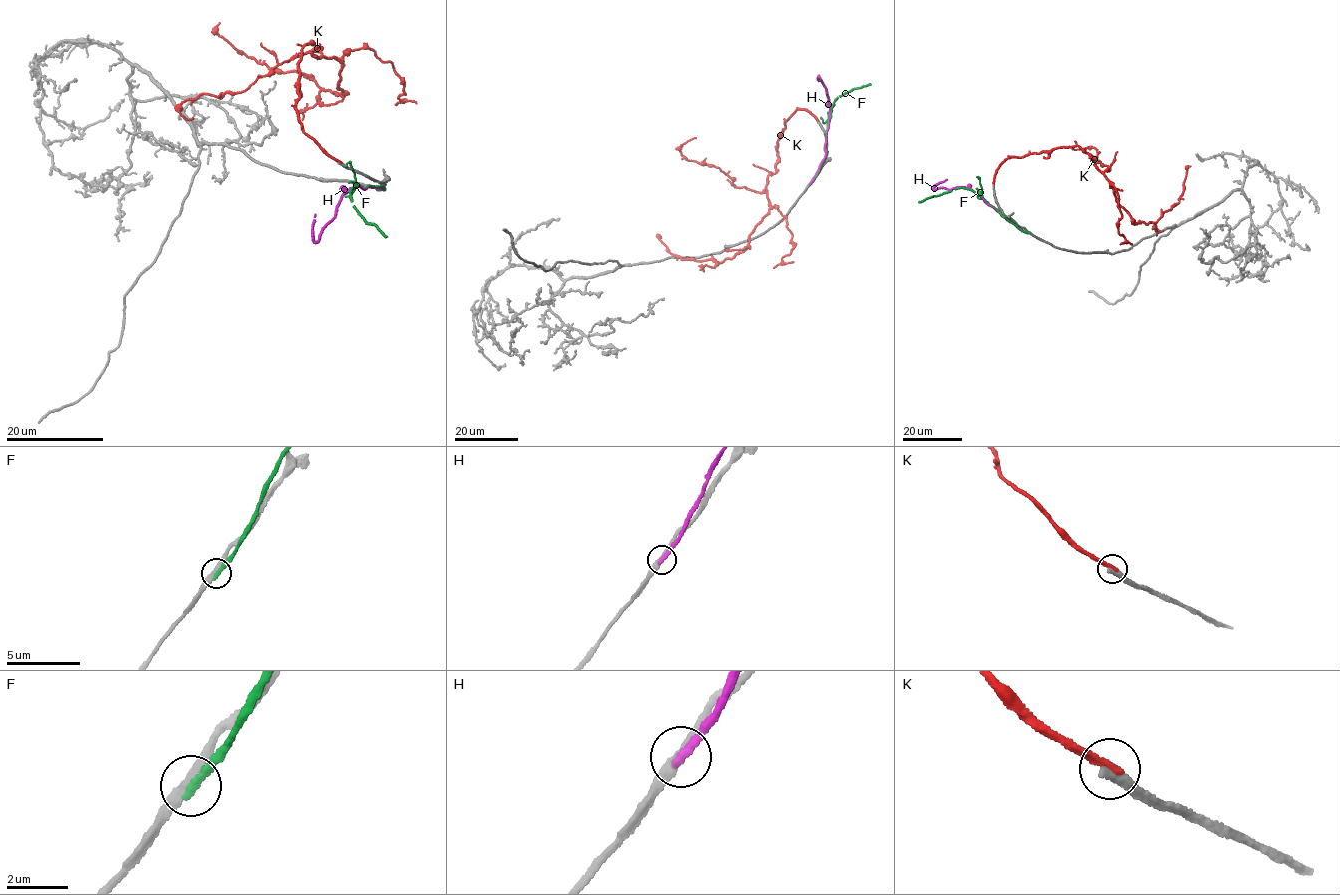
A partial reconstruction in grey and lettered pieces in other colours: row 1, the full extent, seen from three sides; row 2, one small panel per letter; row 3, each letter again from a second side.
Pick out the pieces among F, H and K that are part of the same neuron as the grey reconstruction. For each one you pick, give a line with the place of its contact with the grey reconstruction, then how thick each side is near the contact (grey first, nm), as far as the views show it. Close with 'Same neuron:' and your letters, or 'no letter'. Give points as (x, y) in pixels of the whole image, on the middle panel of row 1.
K: contact (817, 119); calibres 280 and 280 nm
Same neuron: K

